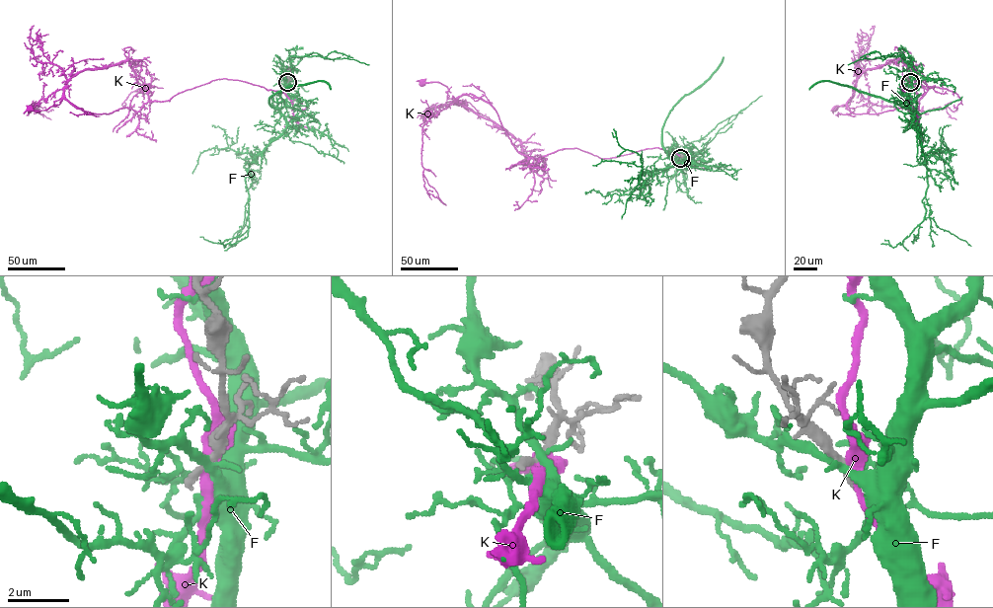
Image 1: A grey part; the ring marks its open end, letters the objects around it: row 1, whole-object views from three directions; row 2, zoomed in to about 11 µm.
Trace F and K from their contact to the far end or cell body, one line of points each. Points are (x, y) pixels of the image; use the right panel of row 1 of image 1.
F: (909, 81), (911, 109), (927, 170), (928, 188), (922, 200), (925, 218), (901, 244), (891, 247), (884, 239)
K: (909, 81), (899, 88), (910, 80), (900, 91), (909, 112), (853, 114), (852, 98), (834, 108)

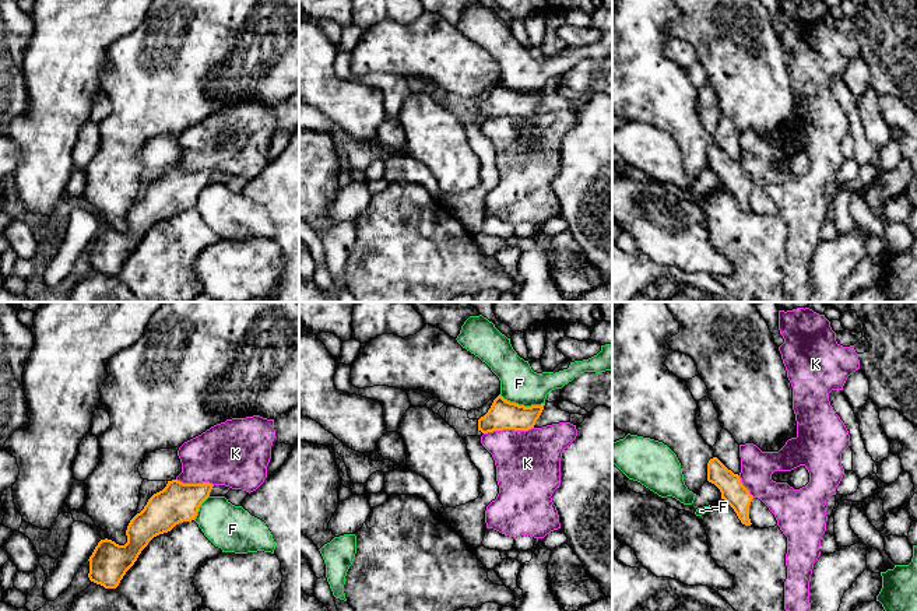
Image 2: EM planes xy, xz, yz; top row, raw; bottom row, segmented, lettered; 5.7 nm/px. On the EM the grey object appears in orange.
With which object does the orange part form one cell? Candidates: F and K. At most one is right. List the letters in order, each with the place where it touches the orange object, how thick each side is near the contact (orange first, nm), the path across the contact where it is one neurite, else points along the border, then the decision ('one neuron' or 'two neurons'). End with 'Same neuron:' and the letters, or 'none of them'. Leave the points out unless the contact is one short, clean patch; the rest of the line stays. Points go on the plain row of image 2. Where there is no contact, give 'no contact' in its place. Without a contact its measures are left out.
F: xz (522, 92) | 160/220 nm | two neurons
K: xz (508, 115) | 160/360 nm | along xz (533, 113), (527, 116), (494, 116), (484, 120) | two neurons
Same neuron: none of them

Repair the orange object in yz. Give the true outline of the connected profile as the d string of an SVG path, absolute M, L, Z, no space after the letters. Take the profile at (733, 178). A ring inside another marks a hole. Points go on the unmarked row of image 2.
M717 144L707 150L707 168L714 171L724 186L737 200L742 211L751 213L749 192L753 183L742 172L738 161L728 157Z

